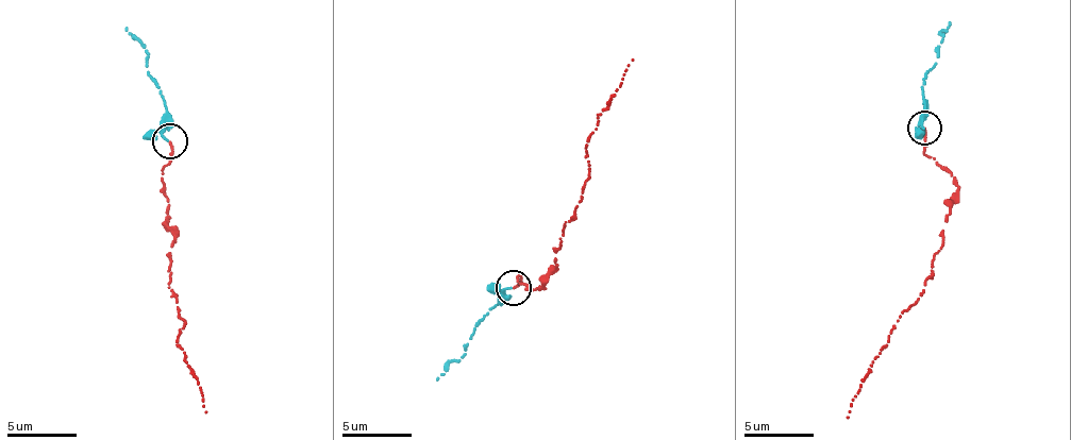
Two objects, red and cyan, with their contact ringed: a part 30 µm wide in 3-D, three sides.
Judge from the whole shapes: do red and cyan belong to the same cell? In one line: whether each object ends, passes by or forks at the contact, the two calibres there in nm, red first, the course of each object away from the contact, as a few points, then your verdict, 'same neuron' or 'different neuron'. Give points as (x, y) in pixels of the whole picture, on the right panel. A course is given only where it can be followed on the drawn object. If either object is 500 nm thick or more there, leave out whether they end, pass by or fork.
red ends there; cyan passes by; 180 nm thick on the red side, 130 nm on the other; red runs (923, 129), (925, 155), (956, 178), (959, 200), (951, 205), (932, 276), (859, 385), (847, 418); cyan runs (923, 129), (921, 85), (934, 65), (950, 22); same neuron

